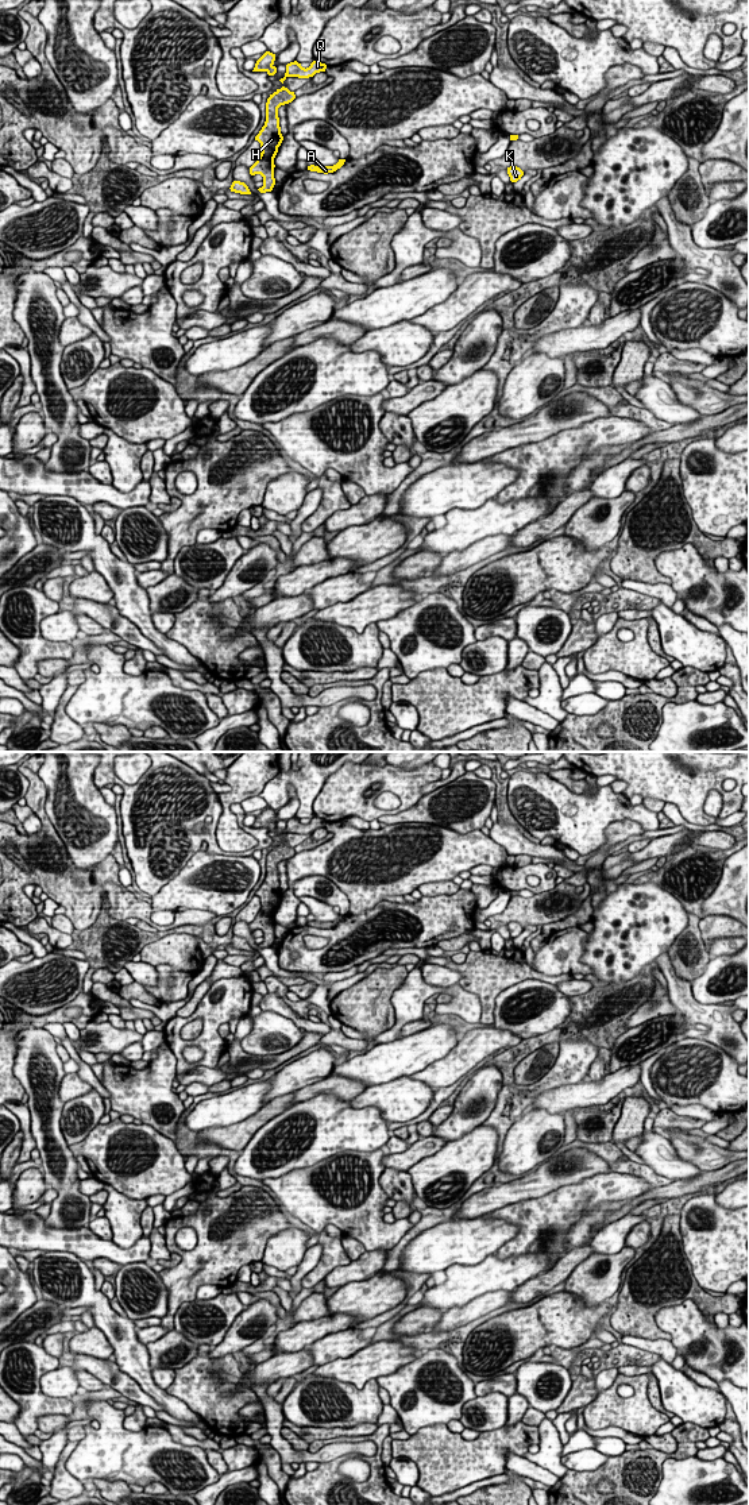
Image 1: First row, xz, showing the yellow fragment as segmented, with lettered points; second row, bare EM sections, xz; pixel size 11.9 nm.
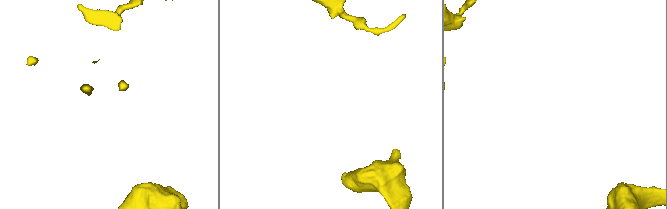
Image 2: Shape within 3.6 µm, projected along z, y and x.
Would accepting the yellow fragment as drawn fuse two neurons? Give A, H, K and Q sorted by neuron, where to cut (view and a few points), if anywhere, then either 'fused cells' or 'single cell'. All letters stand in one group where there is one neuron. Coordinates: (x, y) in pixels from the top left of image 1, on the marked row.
A H Q / K | xz (331, 166), (334, 170) | fused cells

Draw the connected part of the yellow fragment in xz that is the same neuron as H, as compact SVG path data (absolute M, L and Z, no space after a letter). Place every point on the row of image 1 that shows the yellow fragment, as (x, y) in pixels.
M282 86L277 89L266 103L266 121L255 140L260 143L262 153L256 162L250 167L250 174L260 174L263 177L263 186L258 190L260 193L271 192L275 185L274 178L274 158L278 153L283 136L281 134L278 108L289 104L296 99L294 92Z

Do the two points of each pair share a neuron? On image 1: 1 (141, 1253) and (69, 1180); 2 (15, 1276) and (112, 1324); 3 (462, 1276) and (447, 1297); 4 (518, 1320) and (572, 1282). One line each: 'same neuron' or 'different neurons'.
1: different neurons
2: different neurons
3: same neuron
4: different neurons

